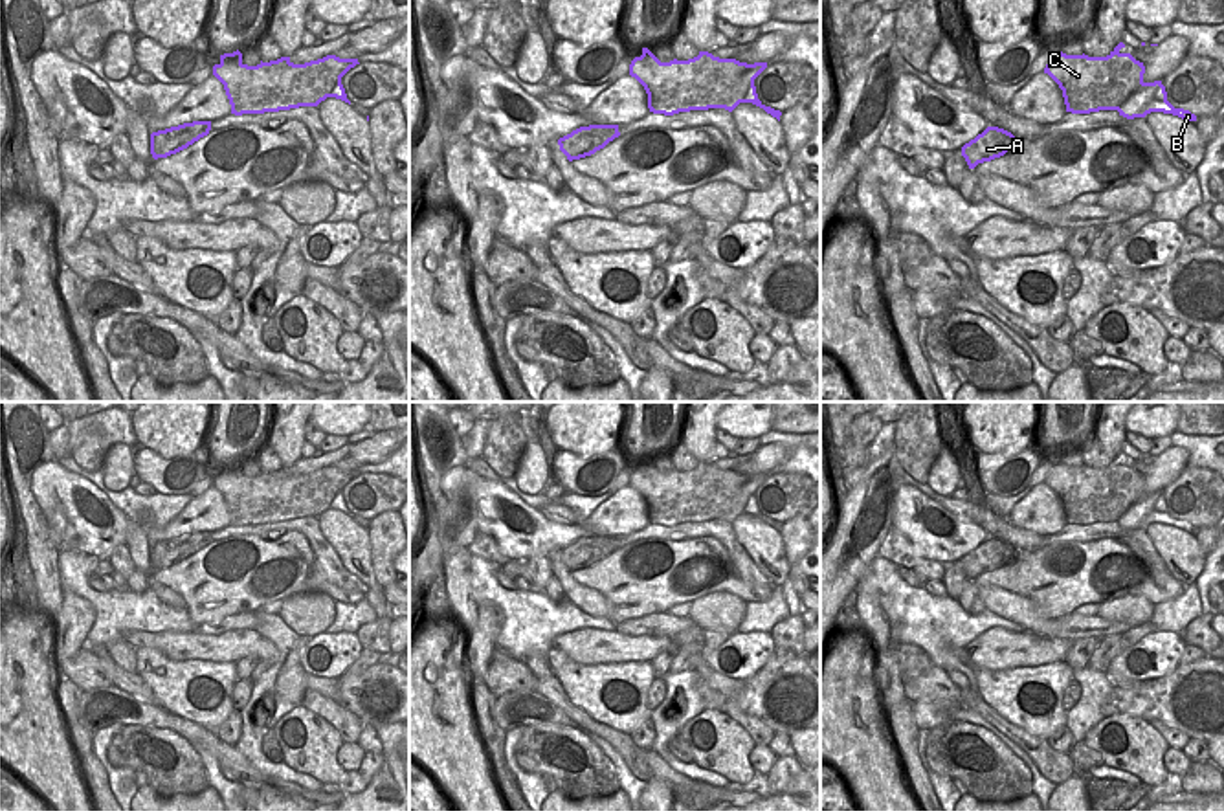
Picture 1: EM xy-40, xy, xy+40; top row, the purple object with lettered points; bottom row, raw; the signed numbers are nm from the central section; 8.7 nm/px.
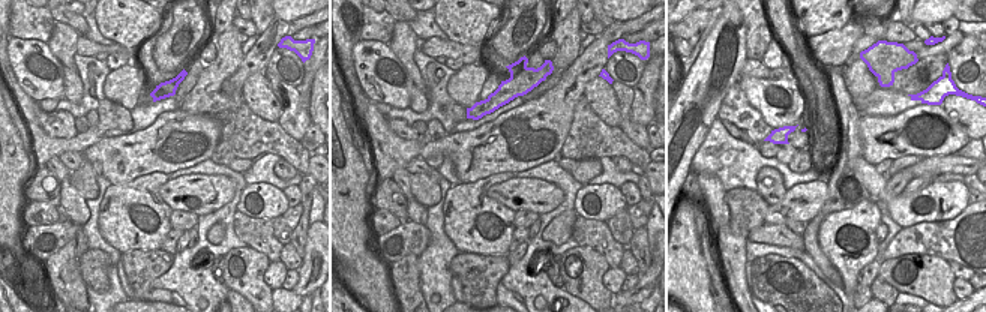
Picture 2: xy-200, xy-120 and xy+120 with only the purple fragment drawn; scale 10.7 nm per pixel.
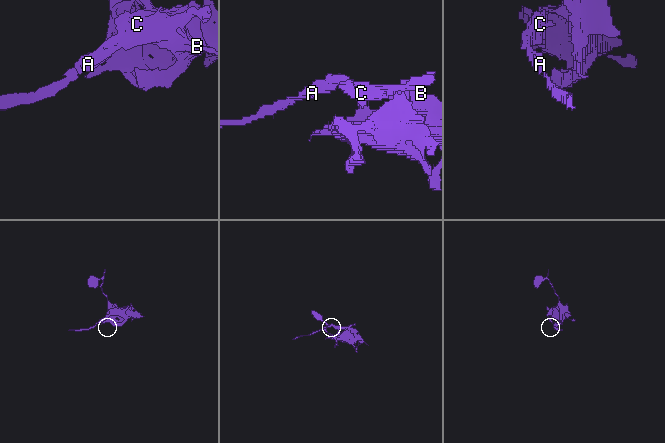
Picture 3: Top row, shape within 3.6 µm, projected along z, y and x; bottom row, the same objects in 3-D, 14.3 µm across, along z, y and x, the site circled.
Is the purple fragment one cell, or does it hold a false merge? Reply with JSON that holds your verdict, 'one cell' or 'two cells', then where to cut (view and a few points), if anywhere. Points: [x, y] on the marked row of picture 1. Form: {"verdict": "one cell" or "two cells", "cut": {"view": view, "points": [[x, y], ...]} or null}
{"verdict": "two cells", "cut": {"view": "xy", "points": [[762, 68], [749, 70], [736, 87], [736, 92], [722, 107]]}}

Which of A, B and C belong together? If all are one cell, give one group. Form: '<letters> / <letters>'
A C / B

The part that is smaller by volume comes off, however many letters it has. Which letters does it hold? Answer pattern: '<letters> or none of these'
A, C

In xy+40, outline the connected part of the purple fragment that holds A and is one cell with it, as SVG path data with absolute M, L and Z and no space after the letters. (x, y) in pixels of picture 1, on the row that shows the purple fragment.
M987 127L982 134L962 147L962 156L969 169L974 169L978 163L1004 156L1020 143L1022 139L1017 139L1011 132L998 127Z

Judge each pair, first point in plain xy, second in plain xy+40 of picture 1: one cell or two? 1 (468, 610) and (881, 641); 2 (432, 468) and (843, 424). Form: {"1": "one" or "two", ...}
{"1": "one", "2": "one"}

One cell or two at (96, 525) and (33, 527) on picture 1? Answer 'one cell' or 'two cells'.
two cells

